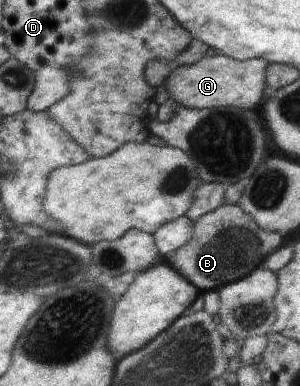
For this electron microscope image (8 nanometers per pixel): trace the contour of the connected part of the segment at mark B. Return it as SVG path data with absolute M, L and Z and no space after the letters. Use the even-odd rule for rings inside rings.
M223 203L193 223L193 238L176 250L171 266L201 291L217 291L247 276L283 244L281 233L263 230L239 204Z

